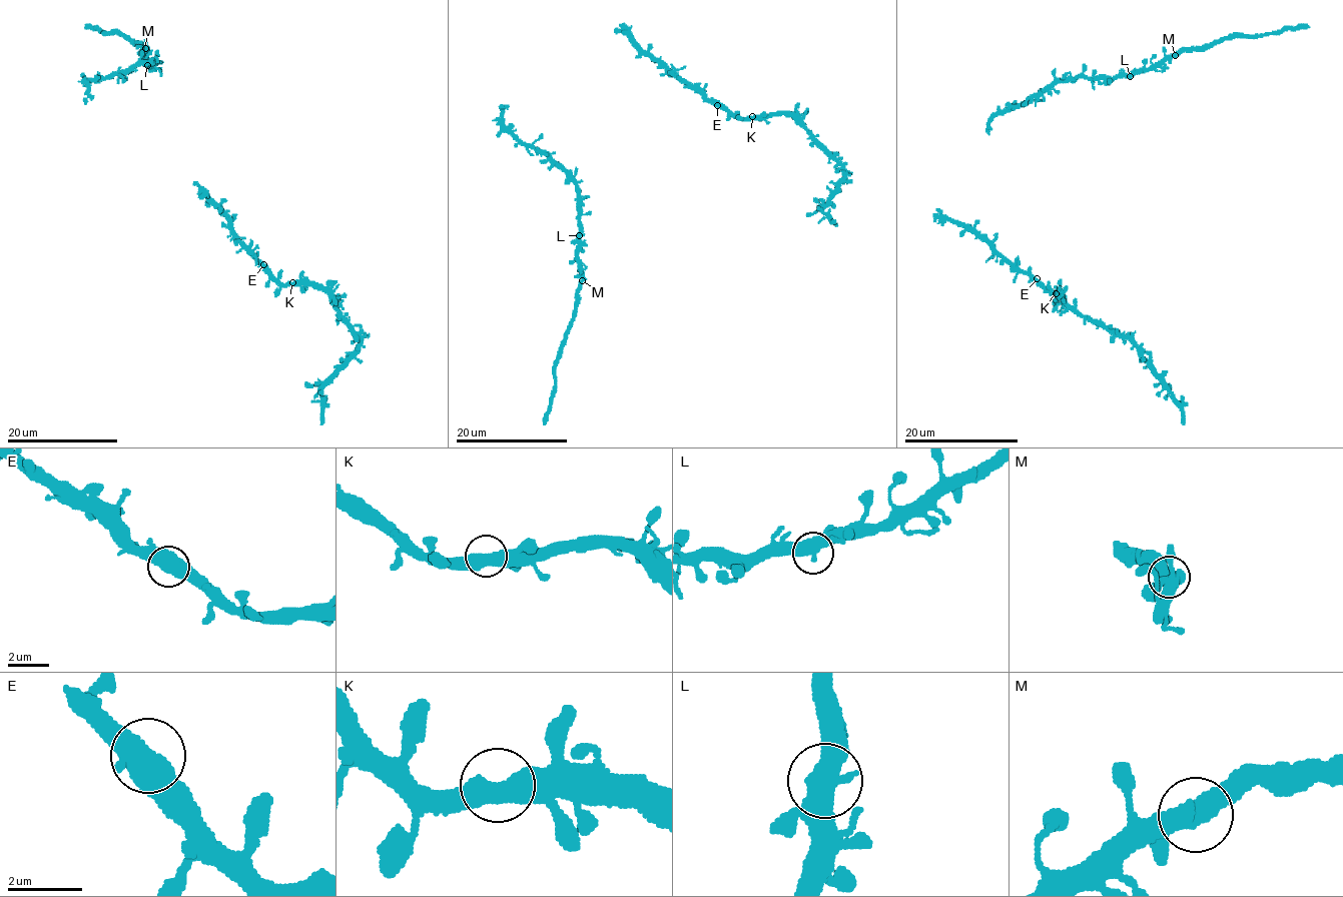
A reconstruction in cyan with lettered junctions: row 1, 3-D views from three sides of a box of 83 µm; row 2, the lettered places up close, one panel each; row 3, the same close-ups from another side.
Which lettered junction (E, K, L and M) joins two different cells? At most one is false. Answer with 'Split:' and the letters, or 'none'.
Split: M

